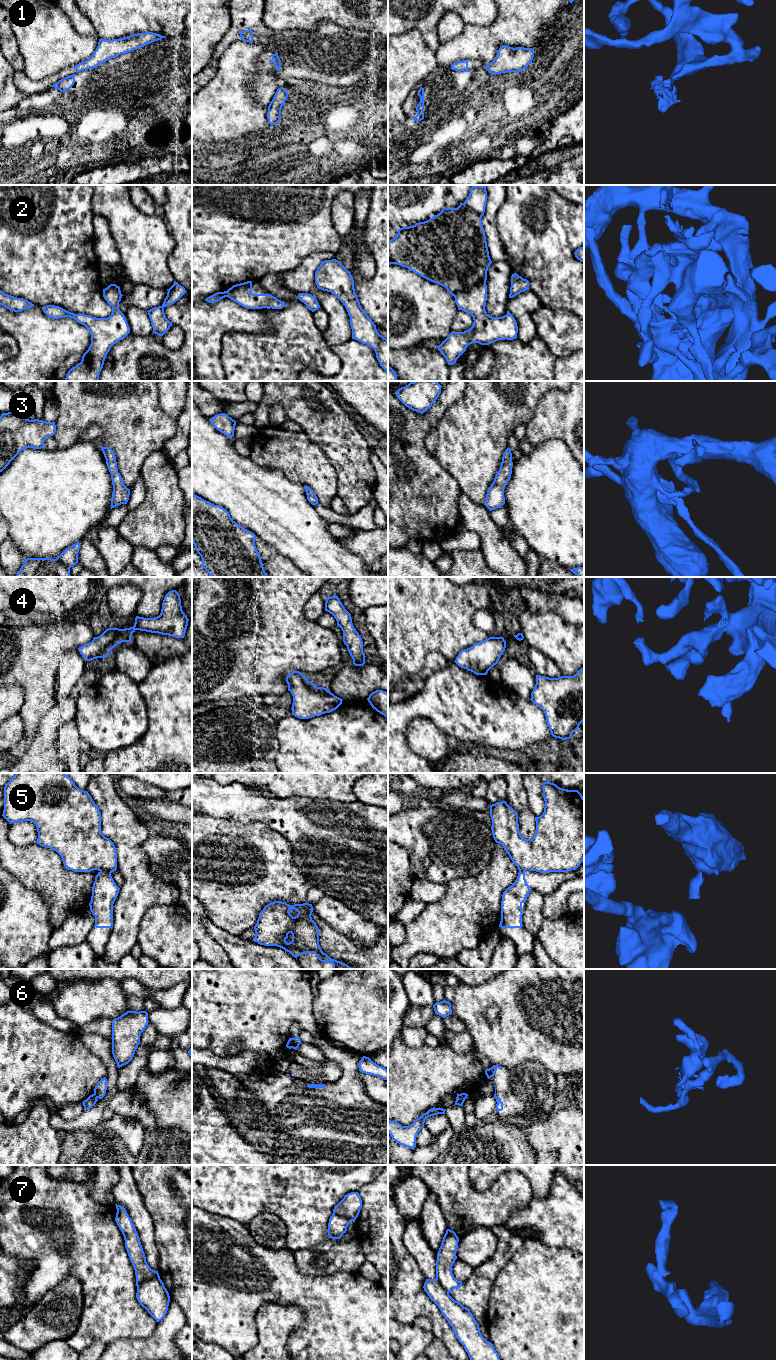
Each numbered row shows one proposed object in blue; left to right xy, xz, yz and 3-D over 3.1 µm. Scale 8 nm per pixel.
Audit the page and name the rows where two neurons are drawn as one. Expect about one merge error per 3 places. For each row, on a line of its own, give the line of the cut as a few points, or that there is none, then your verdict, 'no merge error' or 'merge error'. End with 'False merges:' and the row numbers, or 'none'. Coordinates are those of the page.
1: cut in xz along (280, 63), (275, 68); merge error
2: no cut; no merge error
3: no cut; no merge error
4: no cut; no merge error
5: cut in xy along (100, 870), (110, 873); merge error
6: cut in xy along (93, 1094), (97, 1097); merge error
7: cut in xy along (158, 1273), (144, 1280), (137, 1287); merge error
False merges: 1, 5, 6, 7

